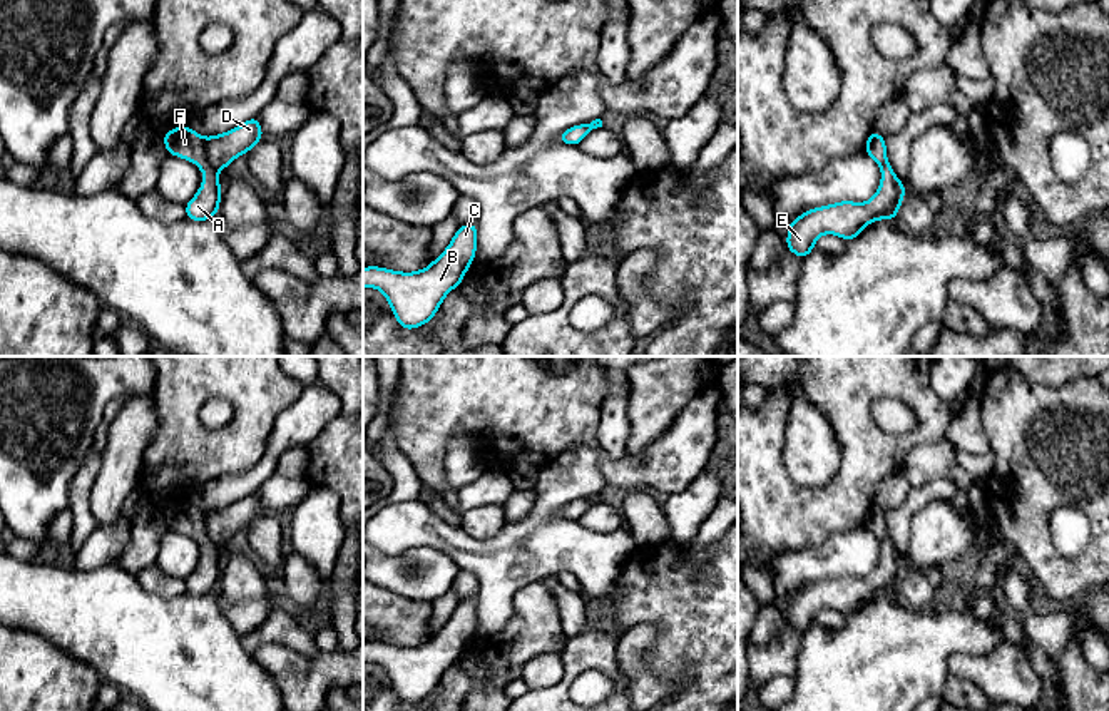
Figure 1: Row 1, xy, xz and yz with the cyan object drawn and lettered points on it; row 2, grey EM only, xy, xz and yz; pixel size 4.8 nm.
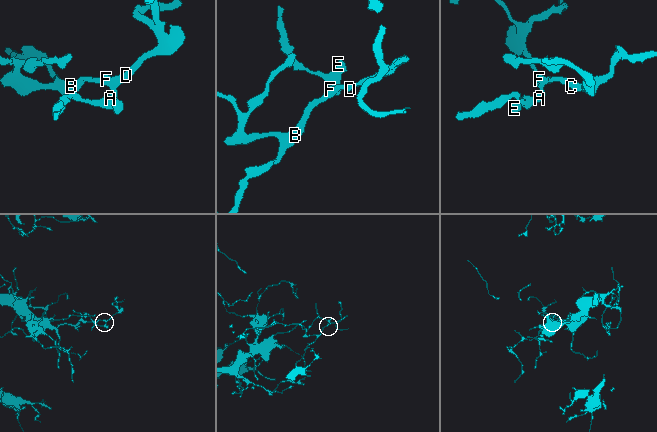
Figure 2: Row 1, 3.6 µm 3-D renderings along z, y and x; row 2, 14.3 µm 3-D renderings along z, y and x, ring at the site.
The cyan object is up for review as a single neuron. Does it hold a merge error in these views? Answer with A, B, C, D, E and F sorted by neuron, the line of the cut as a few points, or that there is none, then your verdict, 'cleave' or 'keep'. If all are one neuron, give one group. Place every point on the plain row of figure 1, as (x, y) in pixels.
A B C E F / D; cut in xy along (204, 514), (206, 534), (219, 546); cleave

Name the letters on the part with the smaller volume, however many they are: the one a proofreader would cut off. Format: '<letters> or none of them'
D

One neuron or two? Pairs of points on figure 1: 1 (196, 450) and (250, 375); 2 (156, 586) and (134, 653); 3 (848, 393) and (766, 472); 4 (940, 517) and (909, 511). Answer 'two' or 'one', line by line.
1: one
2: two
3: one
4: two

